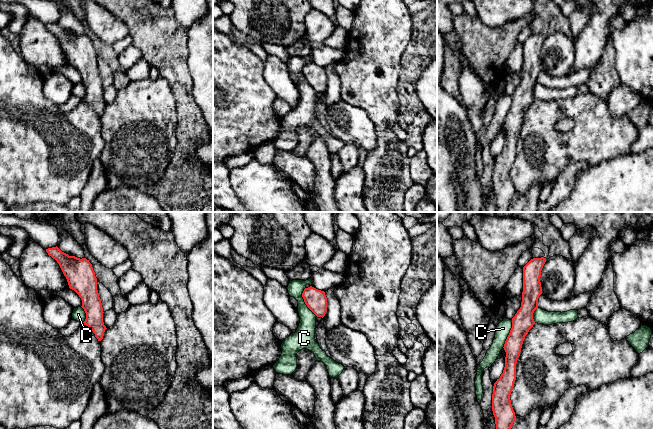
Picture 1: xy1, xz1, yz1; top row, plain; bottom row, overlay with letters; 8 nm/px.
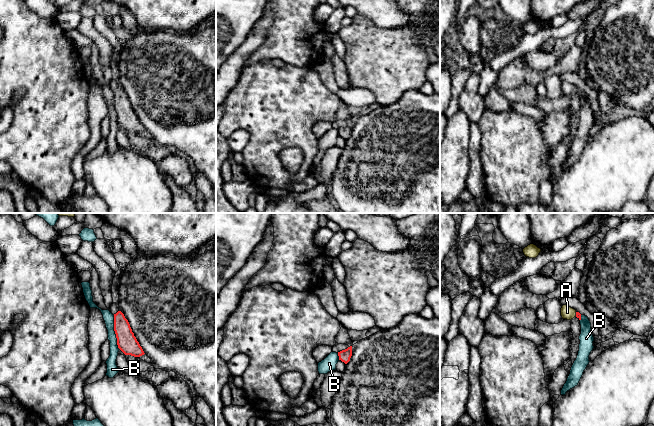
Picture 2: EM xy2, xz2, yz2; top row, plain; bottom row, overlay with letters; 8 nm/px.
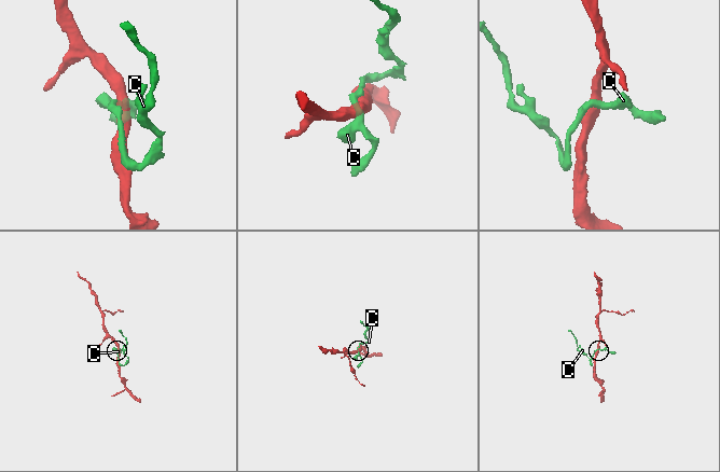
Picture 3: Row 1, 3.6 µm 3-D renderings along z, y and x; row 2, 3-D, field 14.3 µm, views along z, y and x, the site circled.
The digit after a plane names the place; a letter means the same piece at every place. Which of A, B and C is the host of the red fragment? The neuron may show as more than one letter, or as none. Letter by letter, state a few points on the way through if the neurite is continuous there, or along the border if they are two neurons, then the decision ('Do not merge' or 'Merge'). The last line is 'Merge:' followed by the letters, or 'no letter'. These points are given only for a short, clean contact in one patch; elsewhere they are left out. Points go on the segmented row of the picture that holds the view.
A: Path across: yz2 (578, 315), (576, 314), (567, 312). Merge
B: Boundary: xy2 (113, 315), (113, 330), (116, 344), (119, 348). Do not merge
C: Boundary: xz1 (305, 287), (302, 293), (303, 301), (316, 315). Do not merge
Merge: A

